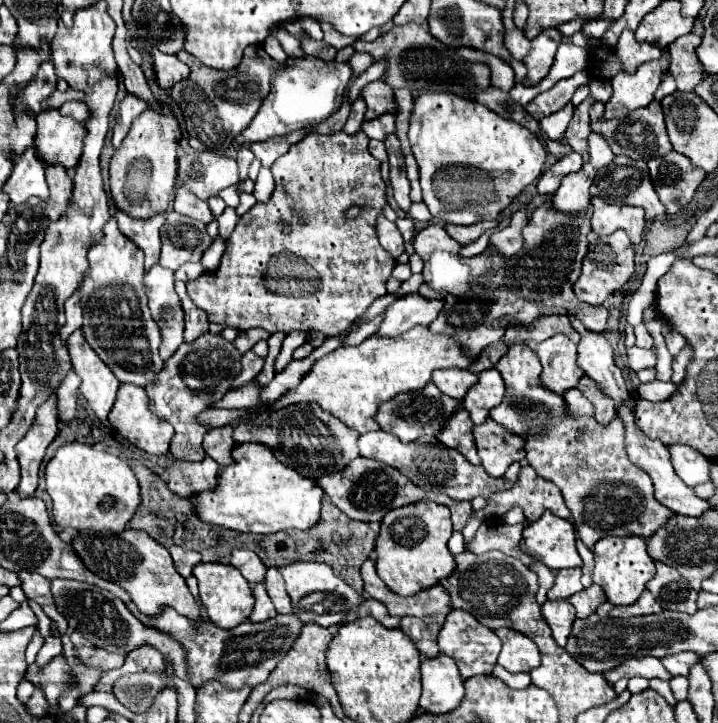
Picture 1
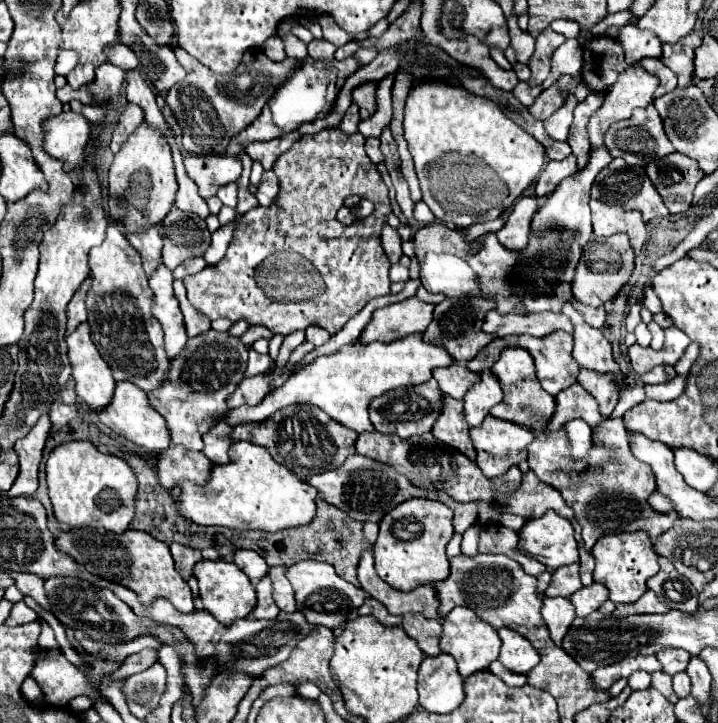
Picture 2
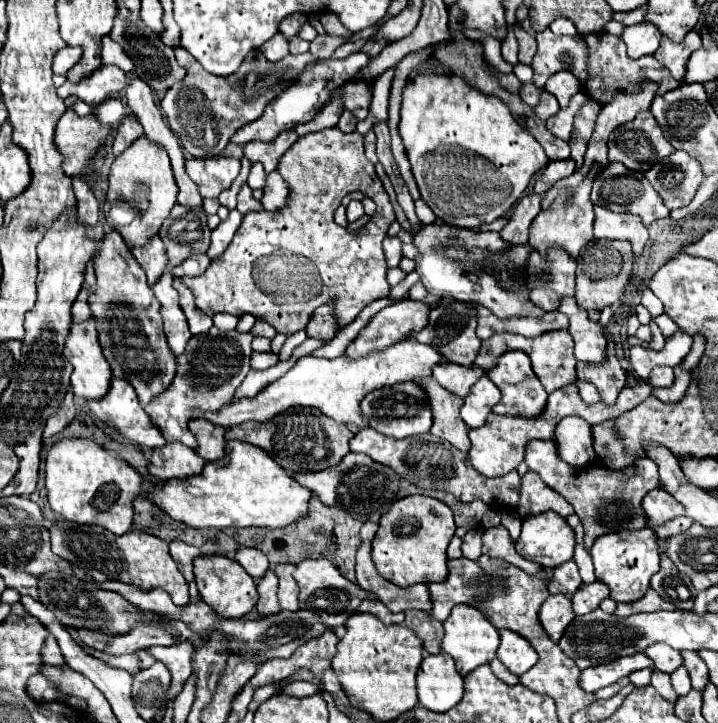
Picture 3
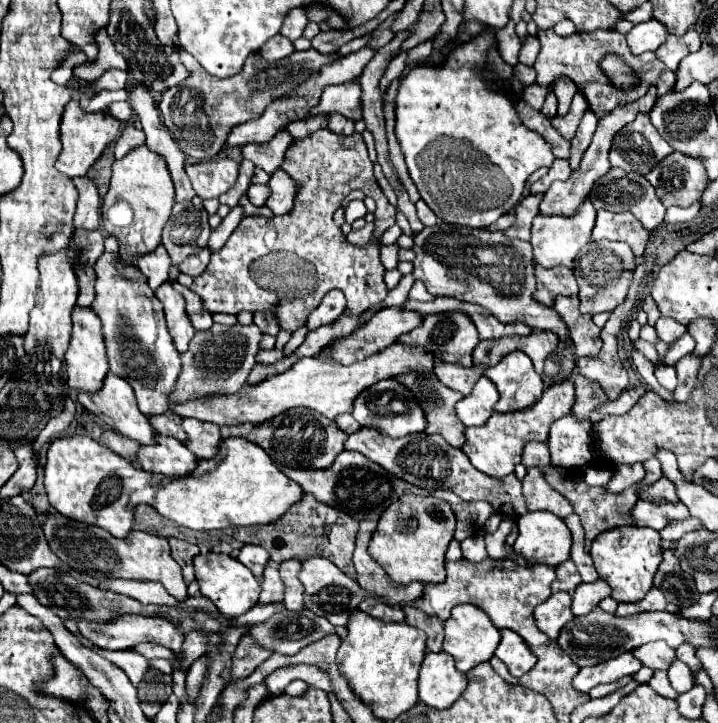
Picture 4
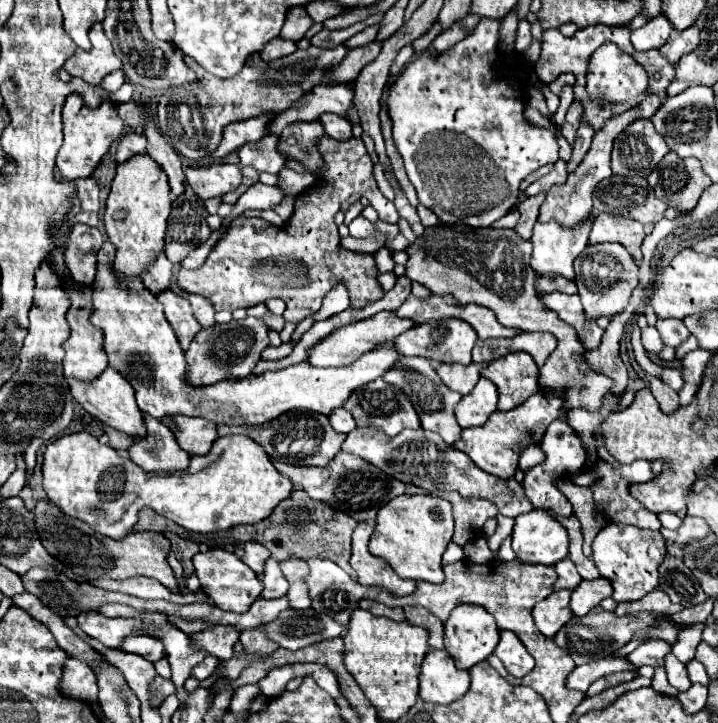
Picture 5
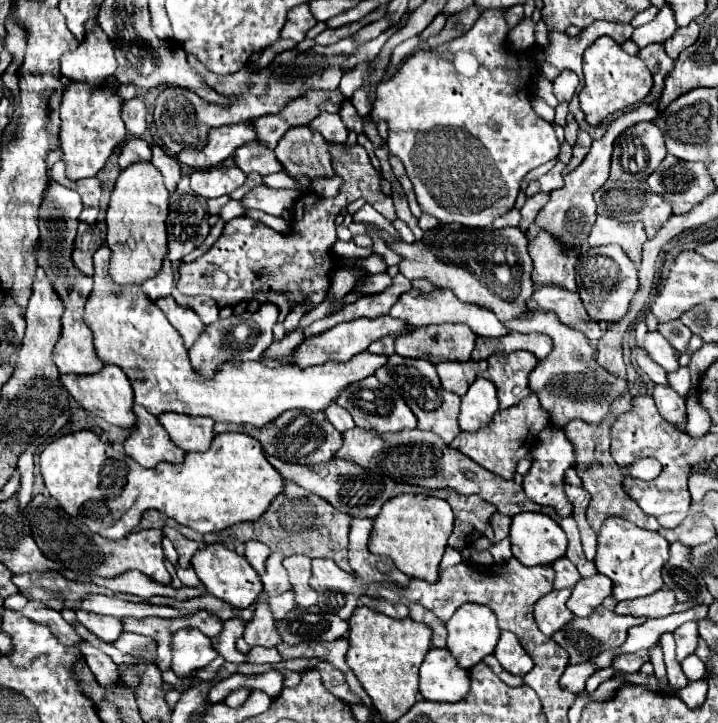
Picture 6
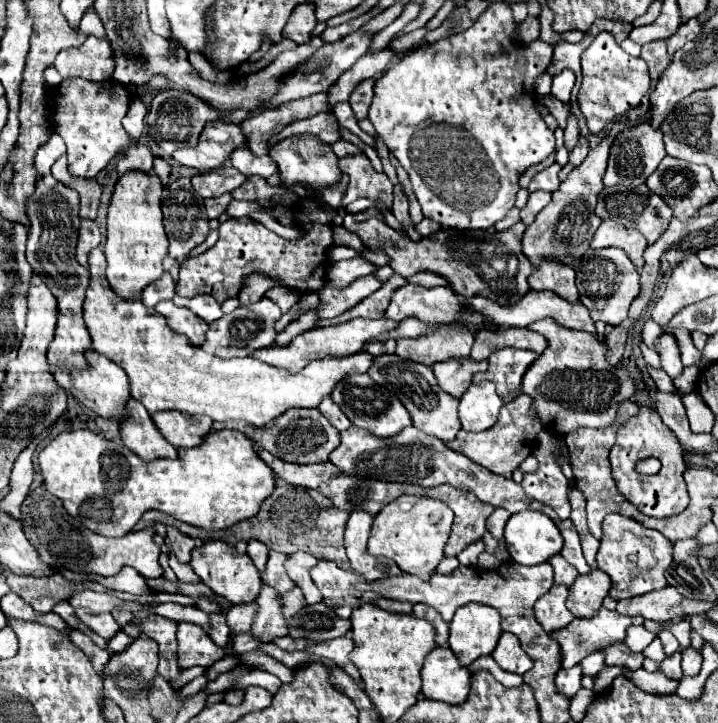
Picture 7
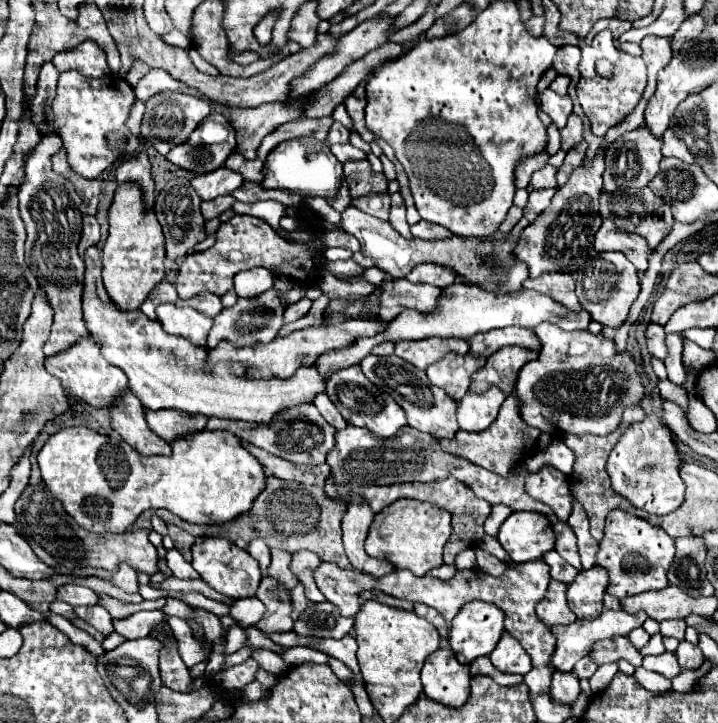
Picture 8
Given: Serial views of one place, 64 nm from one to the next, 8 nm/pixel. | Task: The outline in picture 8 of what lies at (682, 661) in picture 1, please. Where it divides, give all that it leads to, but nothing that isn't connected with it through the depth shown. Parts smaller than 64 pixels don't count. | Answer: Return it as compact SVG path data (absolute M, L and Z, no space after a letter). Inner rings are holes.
M616 638L616 640L602 640L600 644L594 644L592 652L588 654L594 658L596 664L606 664L606 662L618 662L618 660L628 660L632 666L642 664L642 654L630 644L628 638Z

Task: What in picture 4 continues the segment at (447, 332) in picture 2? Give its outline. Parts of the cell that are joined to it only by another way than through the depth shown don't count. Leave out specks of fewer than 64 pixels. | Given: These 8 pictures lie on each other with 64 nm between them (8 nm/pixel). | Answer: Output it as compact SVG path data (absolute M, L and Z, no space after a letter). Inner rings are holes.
M448 310L448 312L442 312L442 314L426 316L420 328L414 328L412 332L400 336L398 342L400 342L400 344L424 346L424 348L428 348L438 360L444 360L444 362L454 362L454 364L460 364L460 366L472 366L472 352L474 352L474 348L476 348L476 344L478 344L480 340L478 340L476 326L474 326L474 322L468 318L466 312L462 312L462 310Z

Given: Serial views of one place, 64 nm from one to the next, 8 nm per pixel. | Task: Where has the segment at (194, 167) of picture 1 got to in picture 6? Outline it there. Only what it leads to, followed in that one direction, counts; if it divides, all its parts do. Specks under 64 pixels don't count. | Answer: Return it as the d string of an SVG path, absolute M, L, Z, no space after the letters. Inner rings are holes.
M212 166L208 170L194 170L190 174L190 186L194 194L204 198L218 198L232 194L246 180L246 174L238 166Z

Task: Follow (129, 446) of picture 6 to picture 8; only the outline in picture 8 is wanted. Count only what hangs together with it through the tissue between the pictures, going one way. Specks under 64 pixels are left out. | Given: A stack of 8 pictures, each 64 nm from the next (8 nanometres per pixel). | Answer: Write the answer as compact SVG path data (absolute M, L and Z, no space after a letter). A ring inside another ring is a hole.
M126 390L118 400L118 404L110 408L110 414L112 414L112 430L116 430L126 440L126 444L130 444L142 456L172 454L170 444L160 440L160 436L156 436L148 428L144 418L144 406L140 404L140 400L136 400L136 396L132 396L130 390Z

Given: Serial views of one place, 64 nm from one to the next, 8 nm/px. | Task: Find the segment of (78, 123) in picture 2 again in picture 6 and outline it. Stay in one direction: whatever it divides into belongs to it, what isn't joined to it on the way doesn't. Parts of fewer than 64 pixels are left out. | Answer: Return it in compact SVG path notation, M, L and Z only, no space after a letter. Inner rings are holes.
M72 82L66 88L60 104L60 148L68 180L96 176L112 156L114 148L128 138L128 130L120 118L120 108L122 98L116 88L94 88L84 82Z

